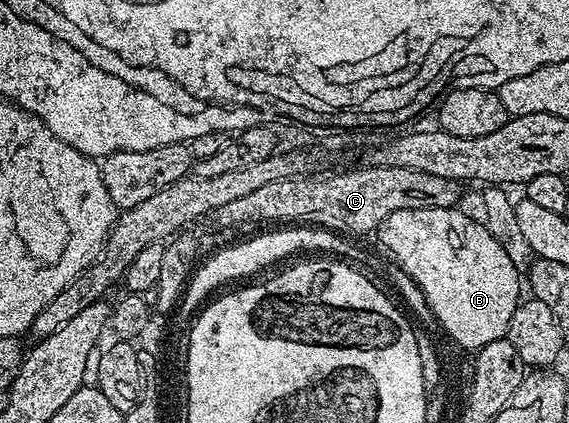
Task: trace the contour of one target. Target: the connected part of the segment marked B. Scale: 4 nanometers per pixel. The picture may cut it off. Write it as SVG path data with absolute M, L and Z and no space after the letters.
M414 208L390 212L390 216L382 220L378 237L383 249L392 252L395 260L402 261L411 274L420 278L422 292L428 293L430 306L436 309L438 317L444 318L445 327L456 340L468 342L473 347L476 342L490 344L507 335L510 316L514 316L522 298L522 274L514 268L510 256L506 256L506 248L490 236L483 221L476 219L475 222L460 208Z

